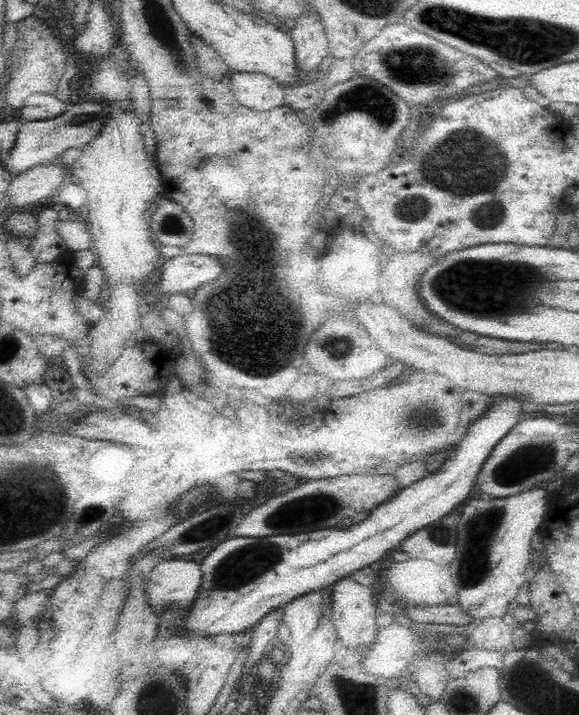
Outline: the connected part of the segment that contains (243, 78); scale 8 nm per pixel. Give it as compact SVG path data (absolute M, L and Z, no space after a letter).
M230 72L227 78L230 90L246 108L270 111L286 103L287 90L274 78L250 72Z

